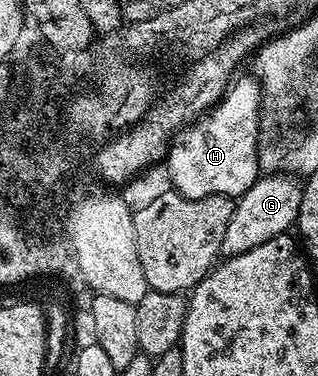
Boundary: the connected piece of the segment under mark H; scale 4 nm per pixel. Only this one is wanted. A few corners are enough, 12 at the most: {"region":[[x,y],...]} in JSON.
{"region":[[236,83],[169,144],[169,186],[239,197],[260,178],[262,87]]}

